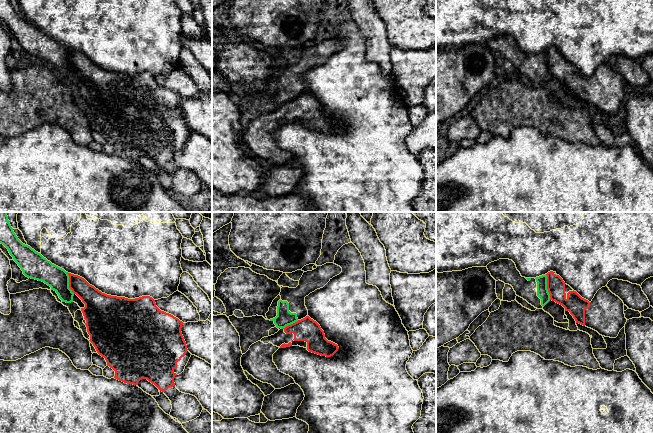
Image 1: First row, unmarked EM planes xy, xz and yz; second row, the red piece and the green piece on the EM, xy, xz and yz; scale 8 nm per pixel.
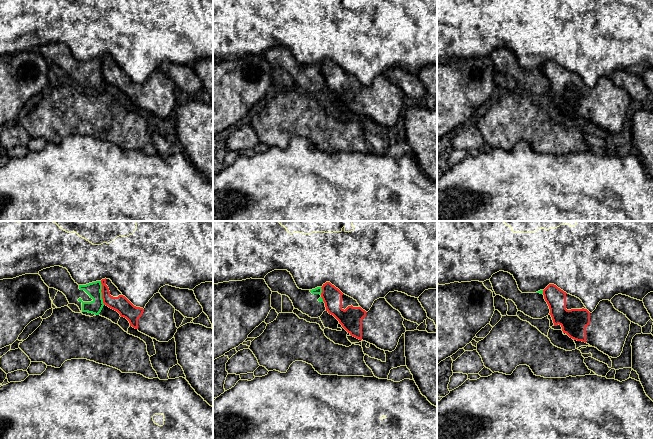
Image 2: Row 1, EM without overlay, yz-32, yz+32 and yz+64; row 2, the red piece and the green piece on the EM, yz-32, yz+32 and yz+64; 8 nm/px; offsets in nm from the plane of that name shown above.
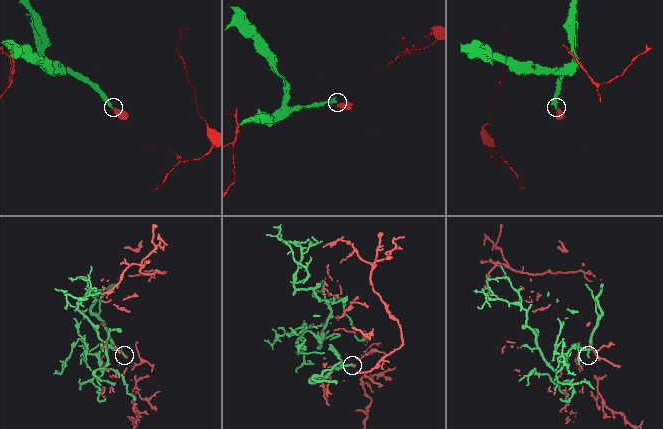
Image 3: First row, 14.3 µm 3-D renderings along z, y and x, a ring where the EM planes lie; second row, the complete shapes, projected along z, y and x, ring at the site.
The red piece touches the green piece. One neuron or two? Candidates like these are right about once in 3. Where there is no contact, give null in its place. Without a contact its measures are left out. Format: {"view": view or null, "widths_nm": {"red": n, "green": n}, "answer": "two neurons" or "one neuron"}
{"view": "yz", "widths_nm": {"red": 140, "green": 100}, "answer": "two neurons"}

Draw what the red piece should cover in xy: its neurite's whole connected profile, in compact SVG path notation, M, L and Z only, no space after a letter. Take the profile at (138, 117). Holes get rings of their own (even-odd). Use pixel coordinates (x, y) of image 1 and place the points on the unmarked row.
M71 49L68 51L69 64L85 80L81 87L90 111L89 117L97 129L105 134L107 142L115 147L114 154L133 161L147 155L169 174L172 181L170 192L181 200L199 193L203 183L198 175L180 168L174 159L175 152L184 147L192 131L181 108L183 98L161 87L150 72L128 75L107 71L84 54Z

